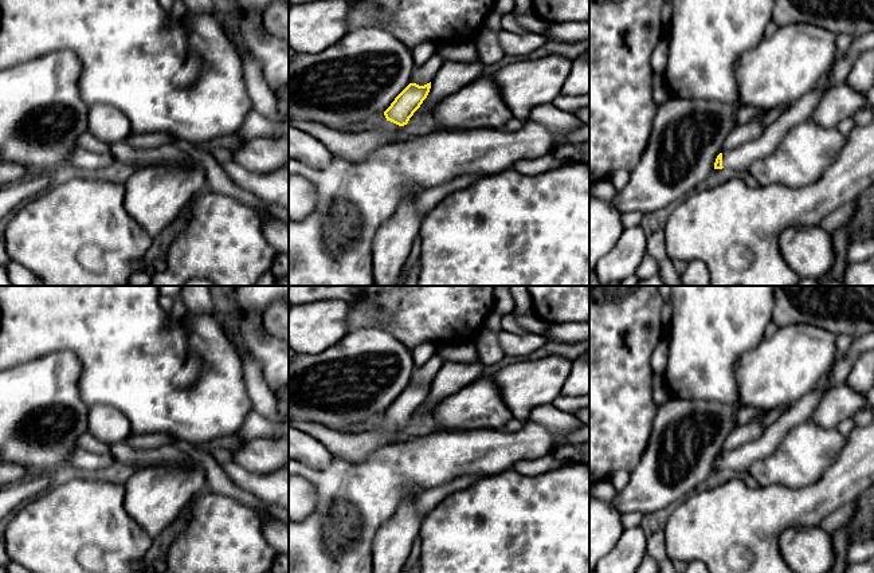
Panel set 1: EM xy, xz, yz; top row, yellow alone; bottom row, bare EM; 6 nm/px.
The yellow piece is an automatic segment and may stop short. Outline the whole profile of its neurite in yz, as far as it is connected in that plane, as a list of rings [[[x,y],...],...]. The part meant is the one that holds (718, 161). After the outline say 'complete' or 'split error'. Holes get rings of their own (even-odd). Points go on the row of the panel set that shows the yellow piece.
[[[812,89],[793,102],[780,117],[771,123],[761,136],[736,149],[724,150],[714,162],[714,169],[728,168],[736,174],[749,172],[752,164],[772,154],[789,129],[807,121],[822,97],[828,90]]] | split error

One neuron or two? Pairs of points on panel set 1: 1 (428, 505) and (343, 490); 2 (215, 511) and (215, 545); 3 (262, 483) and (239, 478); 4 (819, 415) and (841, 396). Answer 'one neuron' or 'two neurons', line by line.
1: two neurons
2: one neuron
3: one neuron
4: one neuron

